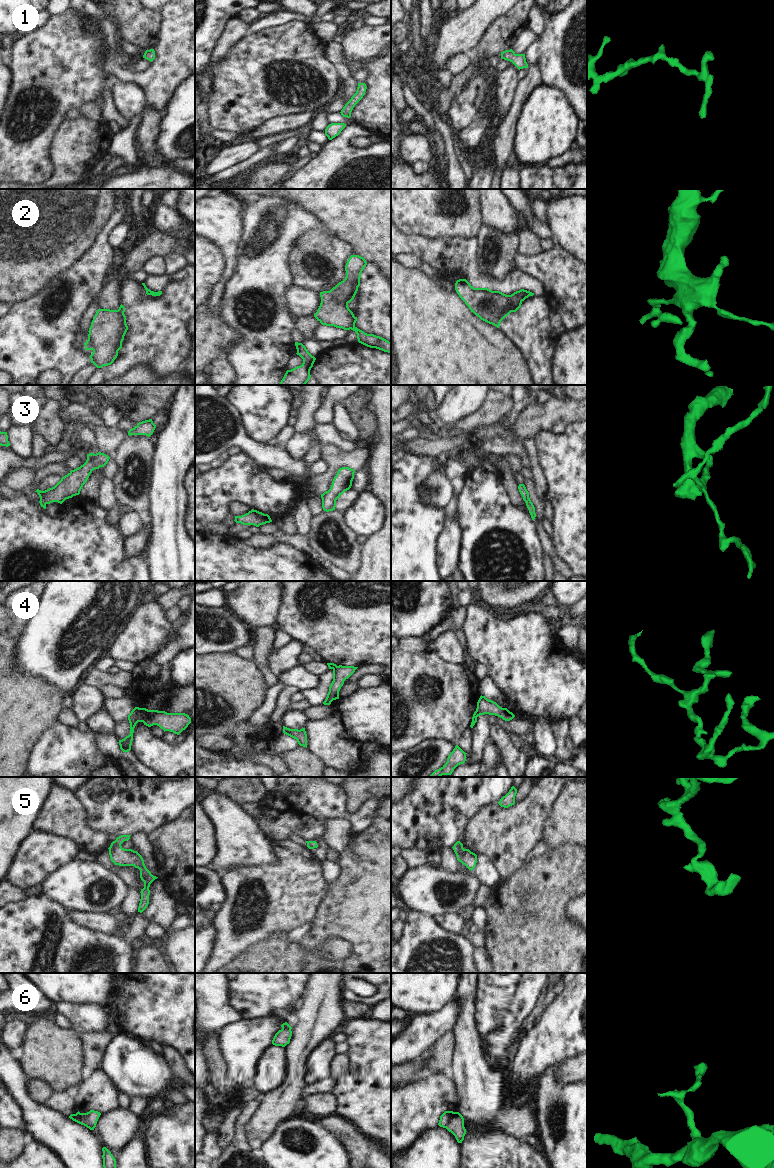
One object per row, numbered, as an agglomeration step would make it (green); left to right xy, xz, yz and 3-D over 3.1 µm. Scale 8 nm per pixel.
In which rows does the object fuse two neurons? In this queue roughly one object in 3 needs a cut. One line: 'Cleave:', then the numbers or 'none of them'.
Cleave: 4, 6

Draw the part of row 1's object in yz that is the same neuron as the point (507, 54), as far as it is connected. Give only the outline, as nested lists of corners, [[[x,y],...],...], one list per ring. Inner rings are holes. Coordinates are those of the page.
[[[512,49],[501,52],[501,58],[512,62],[519,70],[528,68],[525,54],[516,54]]]

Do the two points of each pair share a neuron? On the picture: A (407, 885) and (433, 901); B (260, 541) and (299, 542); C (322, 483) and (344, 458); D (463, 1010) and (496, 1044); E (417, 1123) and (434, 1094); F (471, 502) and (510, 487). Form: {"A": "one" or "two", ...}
{"A": "one", "B": "one", "C": "one", "D": "two", "E": "one", "F": "two"}

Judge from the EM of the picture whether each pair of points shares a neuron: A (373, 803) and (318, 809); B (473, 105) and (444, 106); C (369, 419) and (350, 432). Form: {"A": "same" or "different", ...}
{"A": "same", "B": "different", "C": "different"}

